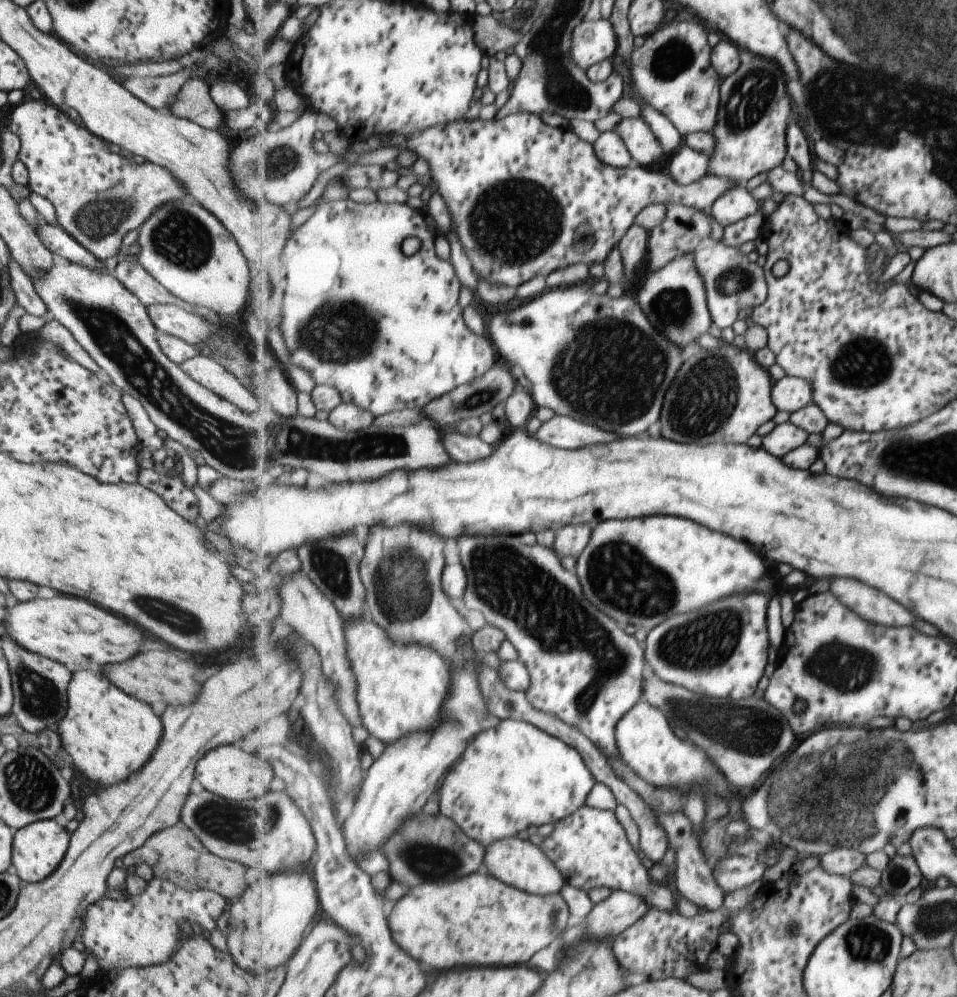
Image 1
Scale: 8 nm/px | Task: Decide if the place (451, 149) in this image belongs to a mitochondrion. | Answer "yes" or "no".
no

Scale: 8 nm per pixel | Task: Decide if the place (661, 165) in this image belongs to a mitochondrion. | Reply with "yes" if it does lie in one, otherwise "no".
no

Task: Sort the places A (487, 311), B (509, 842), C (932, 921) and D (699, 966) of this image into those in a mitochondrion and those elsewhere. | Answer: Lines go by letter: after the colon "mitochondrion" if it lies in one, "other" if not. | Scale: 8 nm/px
A: other
B: other
C: mitochondrion
D: other

